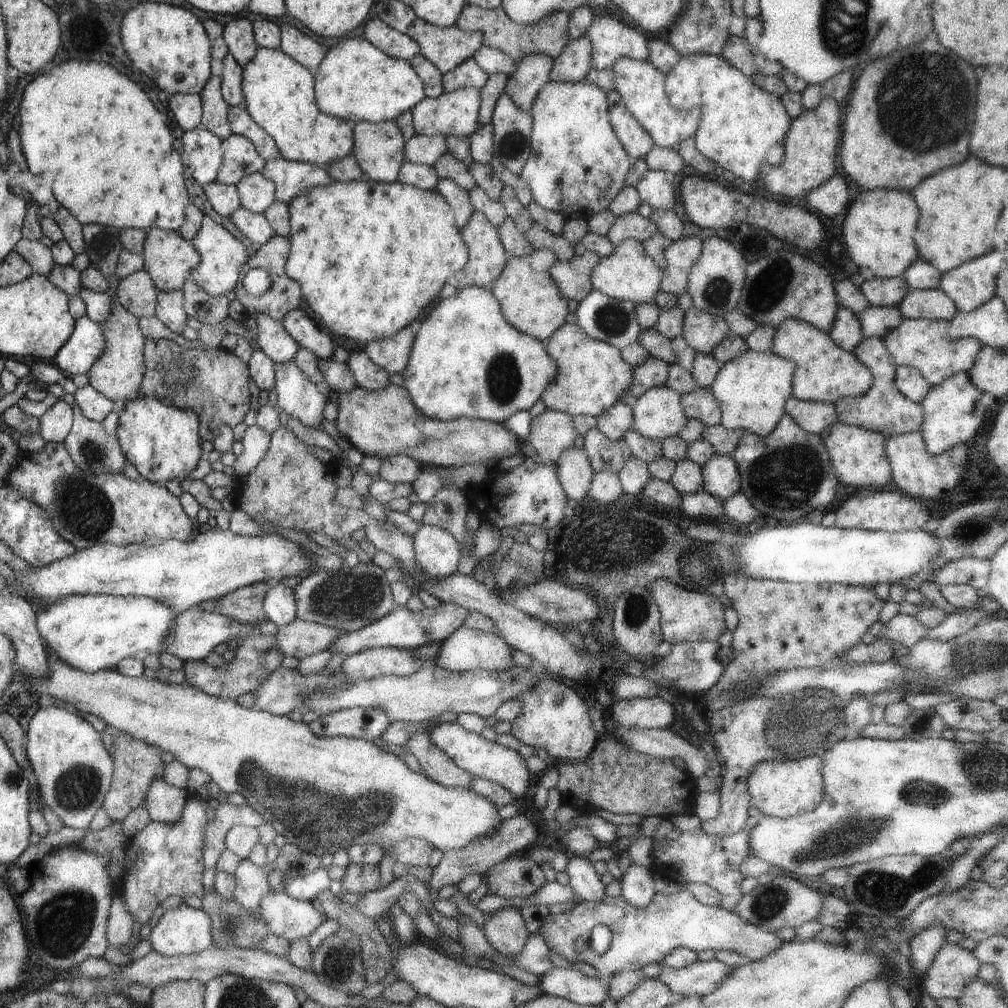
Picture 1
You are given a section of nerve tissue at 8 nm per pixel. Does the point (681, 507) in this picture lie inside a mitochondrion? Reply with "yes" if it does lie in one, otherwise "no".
no

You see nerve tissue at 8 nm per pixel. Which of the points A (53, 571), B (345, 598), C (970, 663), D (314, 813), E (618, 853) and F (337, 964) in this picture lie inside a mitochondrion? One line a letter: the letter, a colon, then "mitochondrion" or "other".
A: other
B: mitochondrion
C: mitochondrion
D: mitochondrion
E: other
F: mitochondrion

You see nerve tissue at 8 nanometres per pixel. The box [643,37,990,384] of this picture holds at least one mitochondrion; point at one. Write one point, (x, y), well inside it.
(903, 126)

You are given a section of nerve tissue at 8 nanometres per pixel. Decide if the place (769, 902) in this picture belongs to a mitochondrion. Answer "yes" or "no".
yes

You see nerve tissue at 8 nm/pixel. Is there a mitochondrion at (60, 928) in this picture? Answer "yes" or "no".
yes

